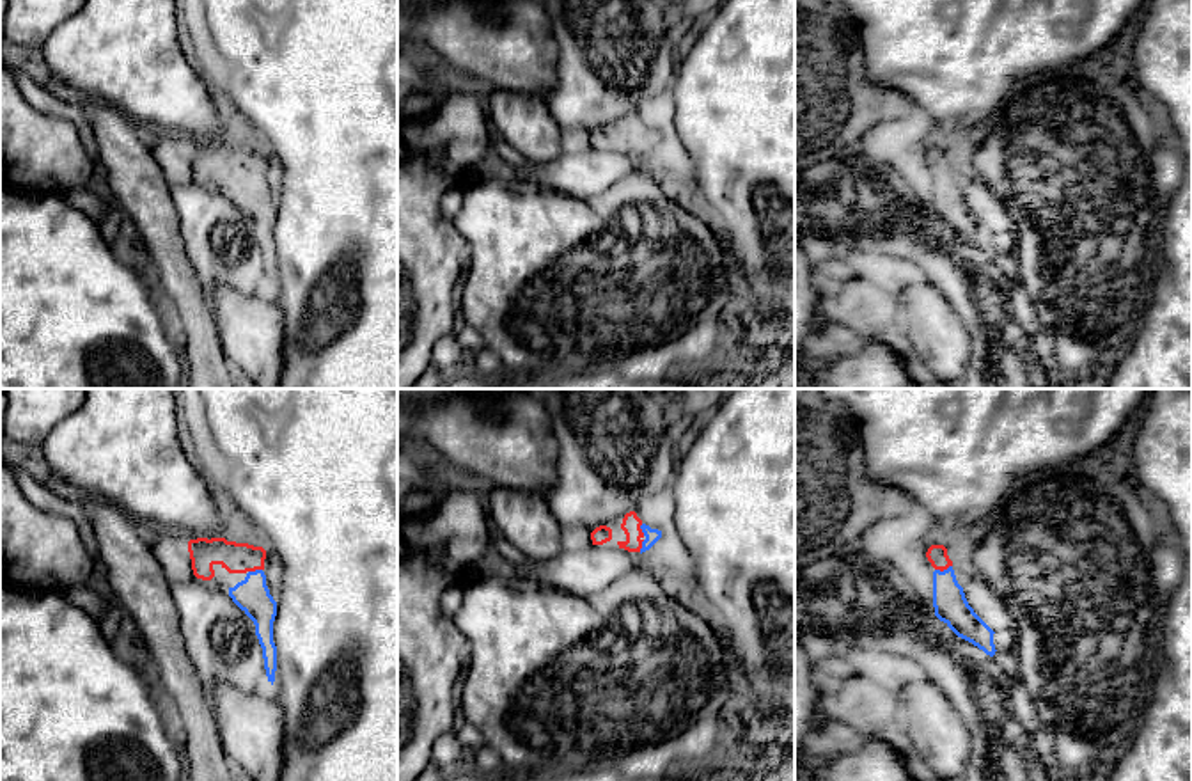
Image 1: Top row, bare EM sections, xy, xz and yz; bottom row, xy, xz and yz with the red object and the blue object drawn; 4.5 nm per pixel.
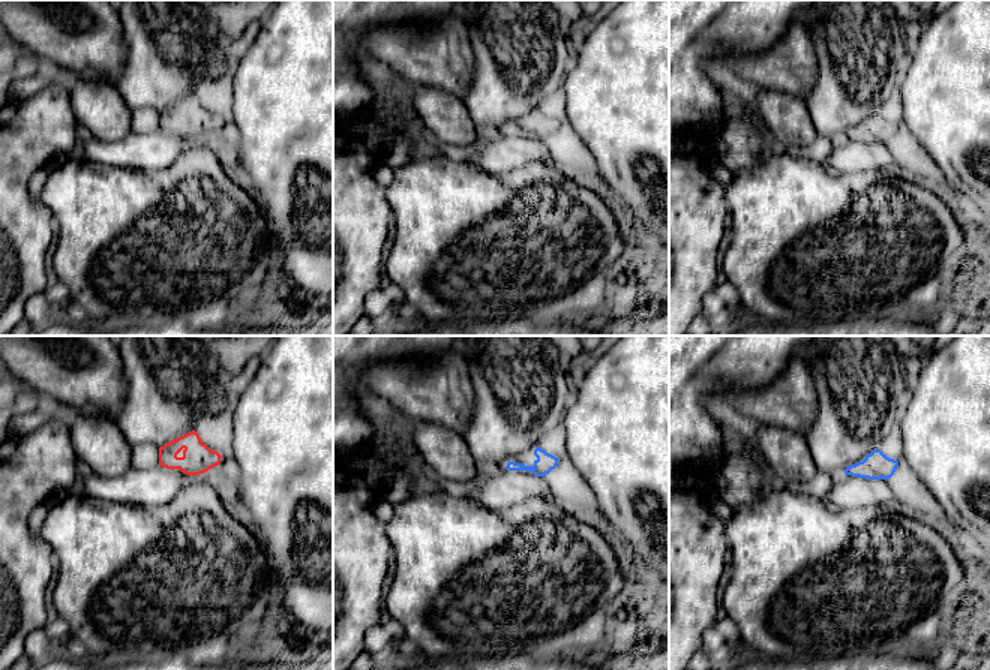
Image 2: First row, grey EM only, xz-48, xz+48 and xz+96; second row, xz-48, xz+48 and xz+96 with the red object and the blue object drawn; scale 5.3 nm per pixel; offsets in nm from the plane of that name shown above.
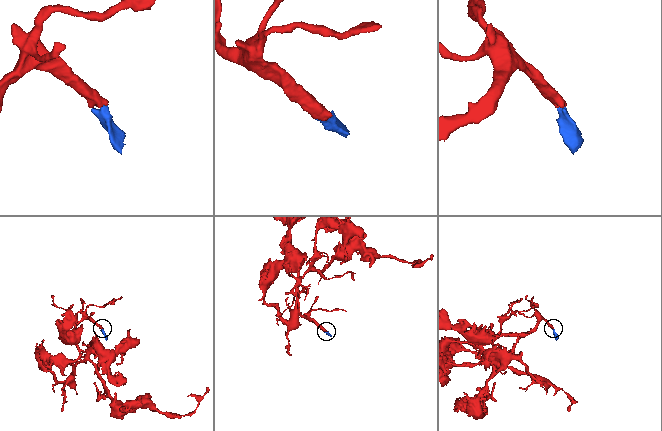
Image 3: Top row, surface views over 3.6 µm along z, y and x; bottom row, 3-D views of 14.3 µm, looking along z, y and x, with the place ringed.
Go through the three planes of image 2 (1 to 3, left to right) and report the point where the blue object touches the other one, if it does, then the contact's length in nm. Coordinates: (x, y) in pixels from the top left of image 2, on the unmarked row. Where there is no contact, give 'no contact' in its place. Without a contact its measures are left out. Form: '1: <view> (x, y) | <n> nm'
1: no contact
2: no contact
3: no contact

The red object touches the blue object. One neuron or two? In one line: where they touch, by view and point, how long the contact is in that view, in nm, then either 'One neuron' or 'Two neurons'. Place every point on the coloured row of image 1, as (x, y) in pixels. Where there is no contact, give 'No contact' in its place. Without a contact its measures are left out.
Touches red at yz (942, 570). Shared border 80 nm. One neuron

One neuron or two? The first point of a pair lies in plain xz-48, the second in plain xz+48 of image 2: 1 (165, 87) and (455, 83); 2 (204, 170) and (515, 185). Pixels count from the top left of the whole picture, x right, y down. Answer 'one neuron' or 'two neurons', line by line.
1: two neurons
2: one neuron

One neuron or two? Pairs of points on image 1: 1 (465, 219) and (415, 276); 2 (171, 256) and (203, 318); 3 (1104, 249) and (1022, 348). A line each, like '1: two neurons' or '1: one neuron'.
1: two neurons
2: one neuron
3: two neurons

